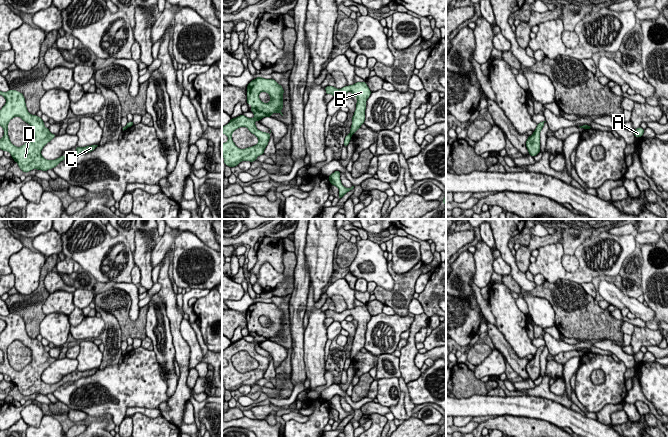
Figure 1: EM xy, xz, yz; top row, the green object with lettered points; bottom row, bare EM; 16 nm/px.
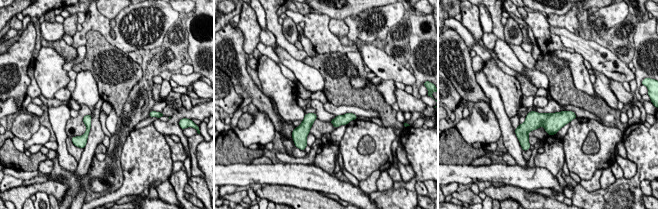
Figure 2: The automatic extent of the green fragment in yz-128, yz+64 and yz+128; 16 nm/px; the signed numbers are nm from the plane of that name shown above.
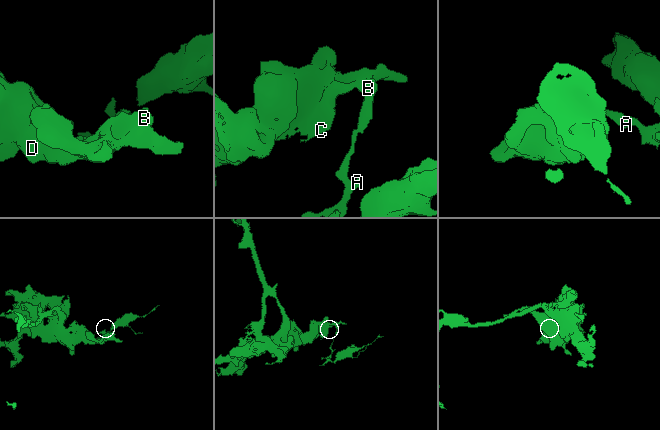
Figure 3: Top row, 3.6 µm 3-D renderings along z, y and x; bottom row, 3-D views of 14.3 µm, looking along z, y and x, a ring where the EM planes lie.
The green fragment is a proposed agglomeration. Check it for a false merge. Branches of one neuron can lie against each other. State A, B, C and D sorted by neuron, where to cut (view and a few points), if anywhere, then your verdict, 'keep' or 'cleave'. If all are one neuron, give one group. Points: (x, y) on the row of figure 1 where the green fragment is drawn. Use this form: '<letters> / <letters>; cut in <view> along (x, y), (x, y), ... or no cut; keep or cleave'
A / B C D; cut in yz along (587, 126), (584, 128); cleave

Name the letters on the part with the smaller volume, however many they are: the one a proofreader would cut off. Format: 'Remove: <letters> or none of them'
Remove: A

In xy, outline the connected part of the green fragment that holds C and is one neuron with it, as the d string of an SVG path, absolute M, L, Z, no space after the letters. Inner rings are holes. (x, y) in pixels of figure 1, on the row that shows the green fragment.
M10 89L8 92L0 91L0 95L6 99L5 105L0 110L0 126L4 130L3 138L0 139L0 149L8 151L23 172L28 173L33 169L42 171L53 169L64 159L75 158L80 154L91 152L98 146L76 147L76 151L69 152L68 156L60 156L51 161L46 160L41 155L41 151L56 135L44 126L41 117L31 115L28 112L25 98L21 92ZM16 116L28 123L32 132L32 137L20 147L13 145L8 136L8 123Z

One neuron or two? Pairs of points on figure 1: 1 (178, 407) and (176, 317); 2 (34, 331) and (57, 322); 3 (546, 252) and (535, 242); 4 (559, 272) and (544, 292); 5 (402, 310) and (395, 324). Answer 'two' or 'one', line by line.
1: one
2: two
3: two
4: two
5: two

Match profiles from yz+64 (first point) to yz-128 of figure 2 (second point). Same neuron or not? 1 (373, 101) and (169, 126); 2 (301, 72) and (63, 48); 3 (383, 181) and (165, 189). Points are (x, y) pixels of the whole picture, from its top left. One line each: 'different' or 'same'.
1: different
2: different
3: same

